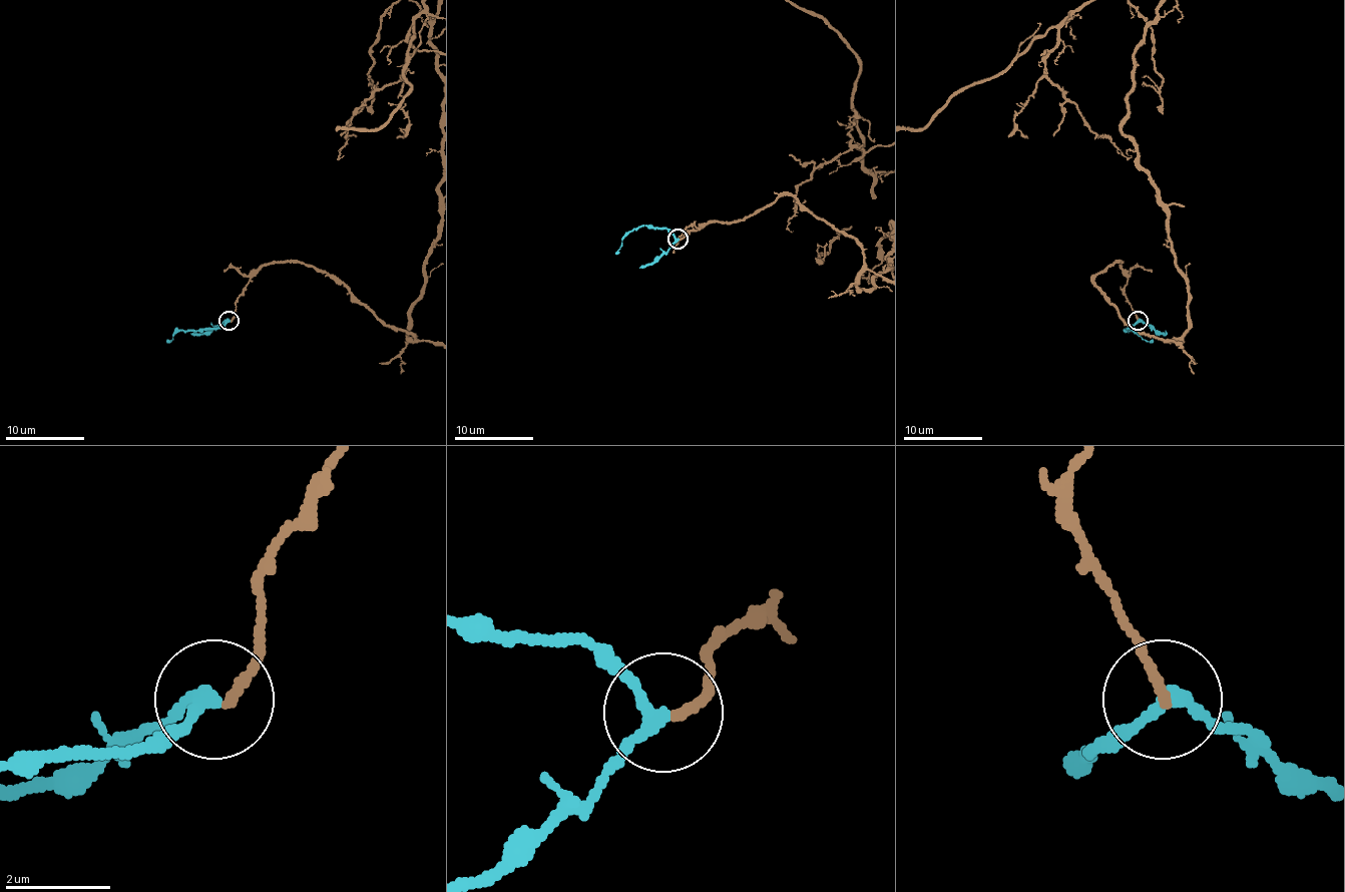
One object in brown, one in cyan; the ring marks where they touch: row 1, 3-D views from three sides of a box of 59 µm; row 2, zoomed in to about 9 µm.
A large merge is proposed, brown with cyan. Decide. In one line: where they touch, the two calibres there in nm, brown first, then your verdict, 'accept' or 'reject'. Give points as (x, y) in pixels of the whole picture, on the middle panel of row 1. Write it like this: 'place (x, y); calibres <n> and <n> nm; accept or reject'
place (678, 239); calibres 170 and 240 nm; accept

